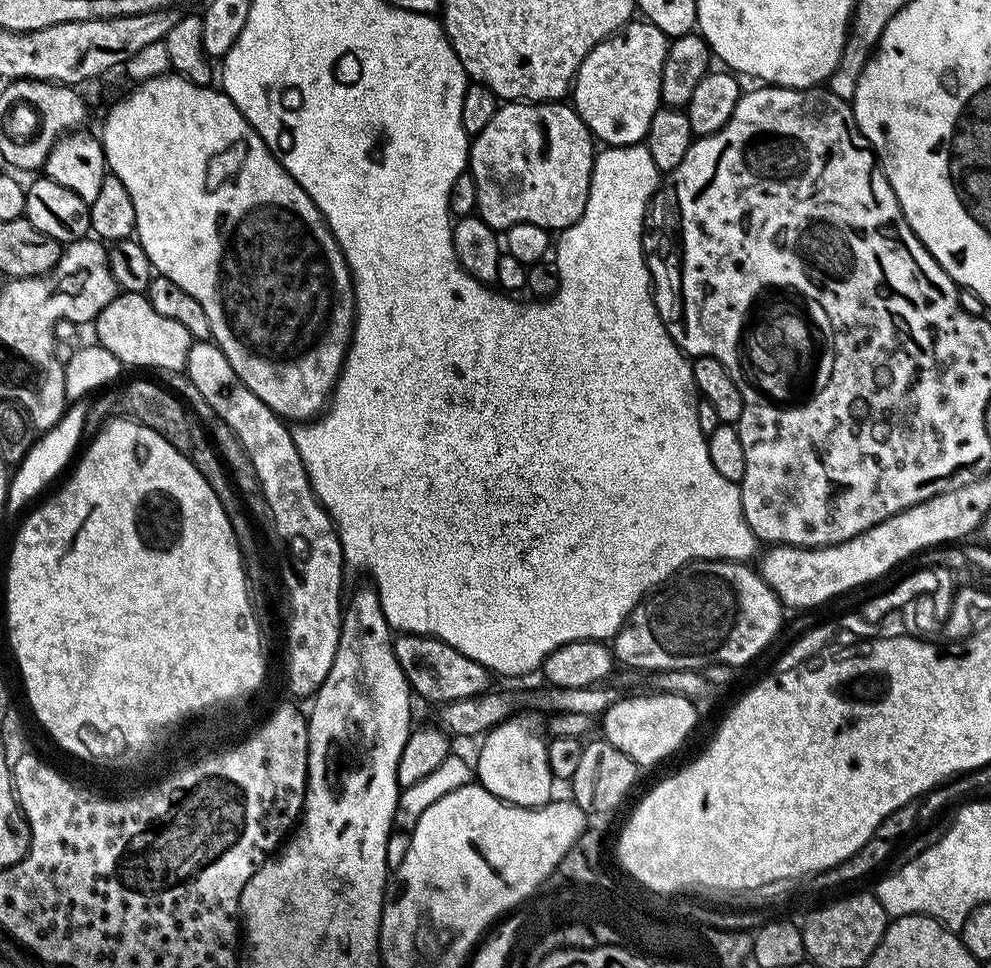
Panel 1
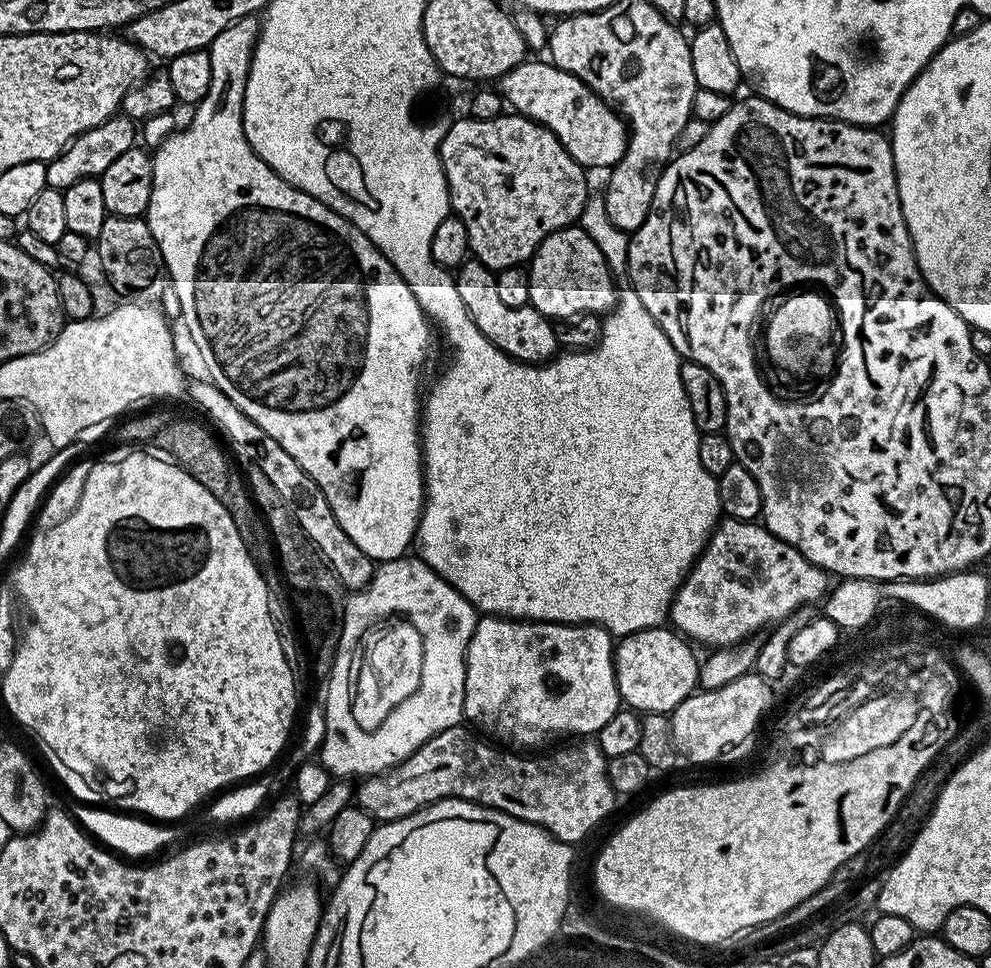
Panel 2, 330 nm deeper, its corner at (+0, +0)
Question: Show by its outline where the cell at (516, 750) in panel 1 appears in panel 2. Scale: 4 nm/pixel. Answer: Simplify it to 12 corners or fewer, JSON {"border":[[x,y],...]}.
{"border":[[484,614],[464,720],[512,750],[622,707],[597,624]]}

